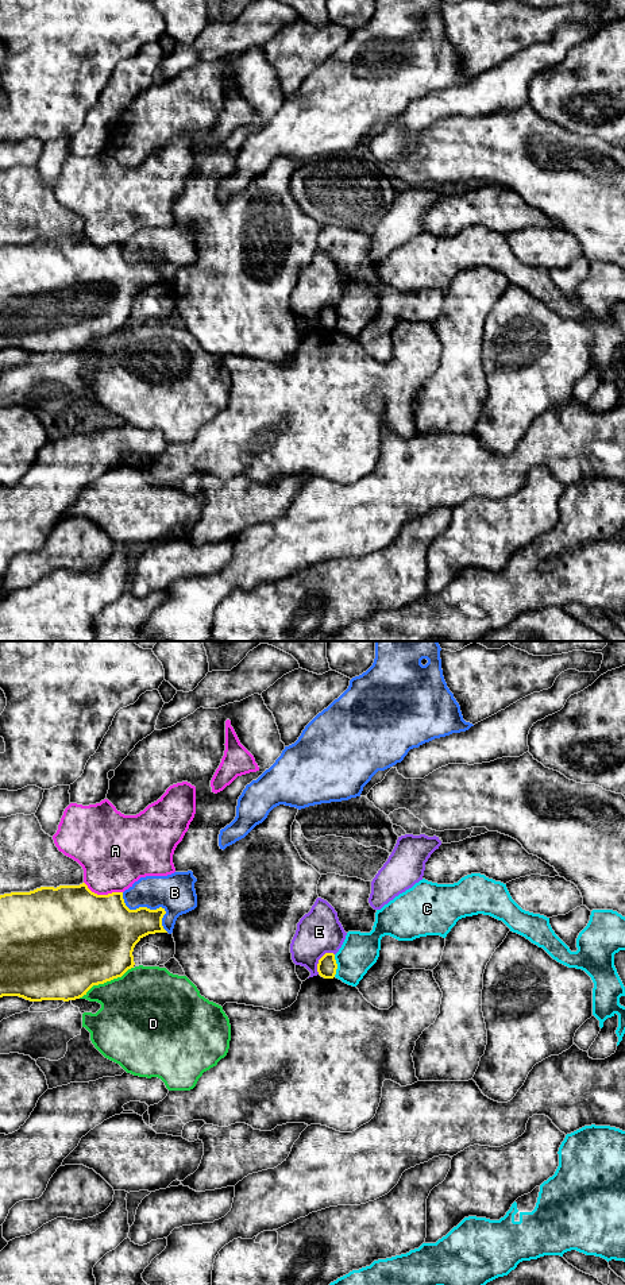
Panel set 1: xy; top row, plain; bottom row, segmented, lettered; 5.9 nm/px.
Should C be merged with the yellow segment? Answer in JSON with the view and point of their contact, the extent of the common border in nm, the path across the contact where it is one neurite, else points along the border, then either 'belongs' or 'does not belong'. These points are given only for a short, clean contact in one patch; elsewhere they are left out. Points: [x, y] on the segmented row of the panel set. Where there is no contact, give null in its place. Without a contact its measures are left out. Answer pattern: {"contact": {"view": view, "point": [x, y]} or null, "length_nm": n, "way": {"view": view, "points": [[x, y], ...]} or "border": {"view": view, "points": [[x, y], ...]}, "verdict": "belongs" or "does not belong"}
{"contact": {"view": "xy", "point": [336, 965]}, "length_nm": 140, "border": {"view": "xy", "points": [[334, 954], [336, 964], [335, 976]]}, "verdict": "does not belong"}

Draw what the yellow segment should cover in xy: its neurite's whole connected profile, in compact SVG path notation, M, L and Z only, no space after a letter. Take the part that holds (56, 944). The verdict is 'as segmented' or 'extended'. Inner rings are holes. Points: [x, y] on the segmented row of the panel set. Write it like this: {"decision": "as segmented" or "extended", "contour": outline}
{"decision": "as segmented", "contour": "M85 883L0 895L0 997L19 996L30 1002L82 997L93 985L121 977L134 968L135 945L148 934L167 933L162 926L165 914L162 907L130 910L123 892L97 895Z"}

